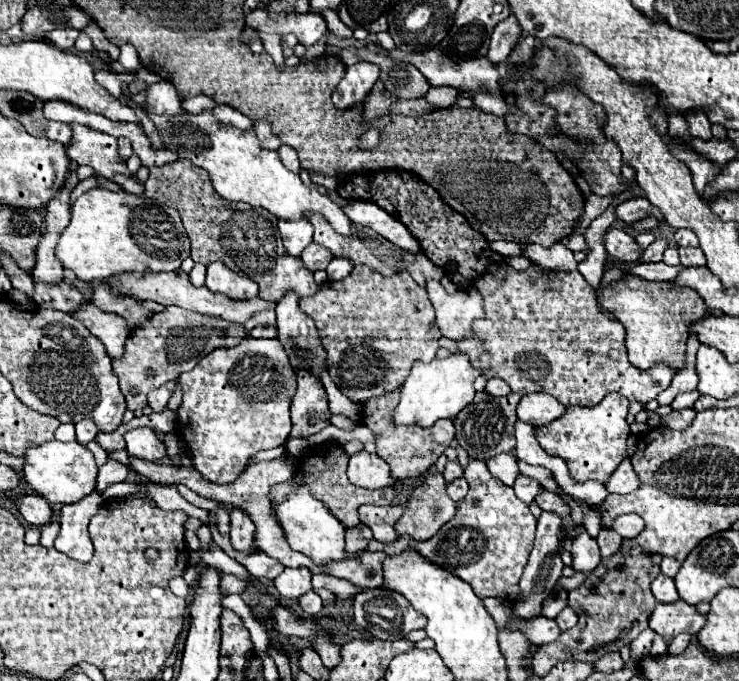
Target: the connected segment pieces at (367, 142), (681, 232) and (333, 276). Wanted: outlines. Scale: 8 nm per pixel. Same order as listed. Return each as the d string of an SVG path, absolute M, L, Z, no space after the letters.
M370 127L368 131L364 131L364 133L358 137L360 149L374 149L378 143L380 143L380 131L378 131L376 127Z
M676 229L674 233L674 241L678 247L696 247L698 245L698 237L694 235L694 231L690 229Z
M332 259L330 265L326 267L326 273L328 273L330 281L344 279L350 271L352 271L352 263L348 259Z

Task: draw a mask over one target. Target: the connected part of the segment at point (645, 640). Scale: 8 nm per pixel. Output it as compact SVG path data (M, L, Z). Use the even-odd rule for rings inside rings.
M646 629L632 641L632 661L640 661L650 655L650 645L654 641L654 635L656 633L652 629Z

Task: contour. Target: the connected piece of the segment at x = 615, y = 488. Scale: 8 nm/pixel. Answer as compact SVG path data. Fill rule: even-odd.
M624 459L616 467L616 473L610 475L606 489L608 489L608 493L632 493L636 487L640 487L640 481L630 465L630 459Z

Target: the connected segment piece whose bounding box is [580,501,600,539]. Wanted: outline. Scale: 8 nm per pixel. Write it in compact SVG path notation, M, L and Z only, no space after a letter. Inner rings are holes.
M580 501L580 505L584 507L584 529L588 531L588 535L592 539L596 539L600 533L600 515L596 515L596 507L590 507L582 501Z

